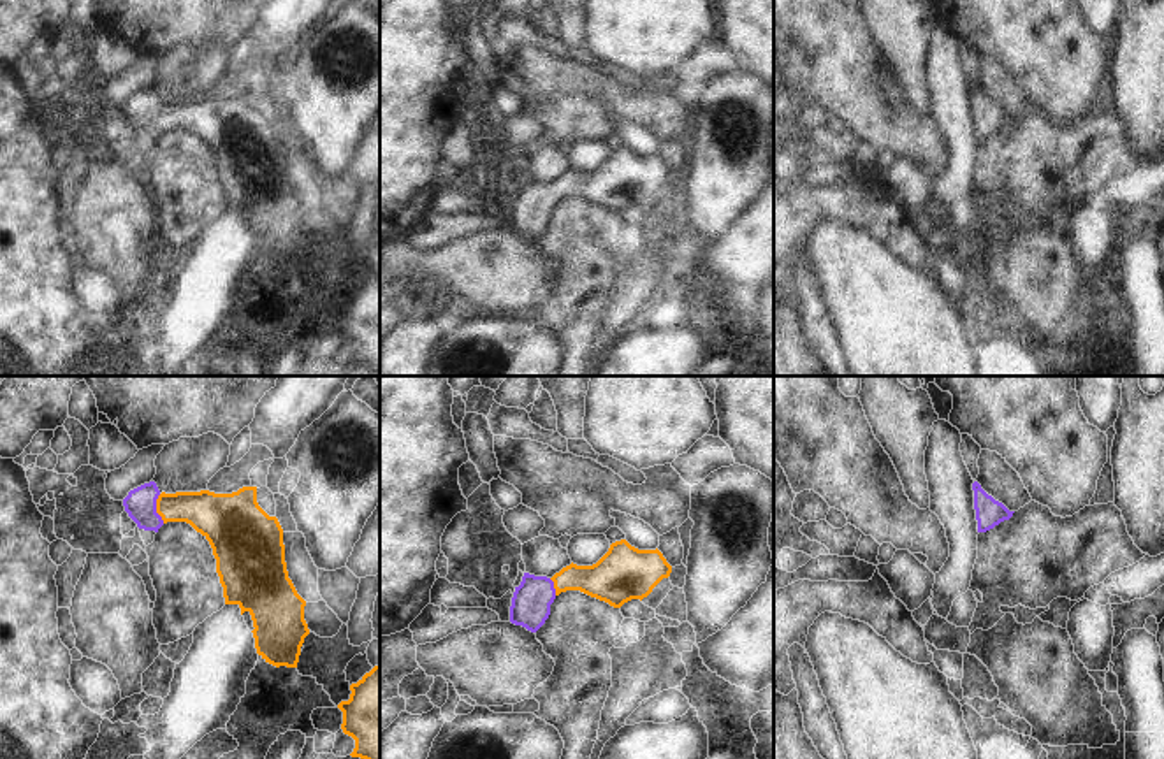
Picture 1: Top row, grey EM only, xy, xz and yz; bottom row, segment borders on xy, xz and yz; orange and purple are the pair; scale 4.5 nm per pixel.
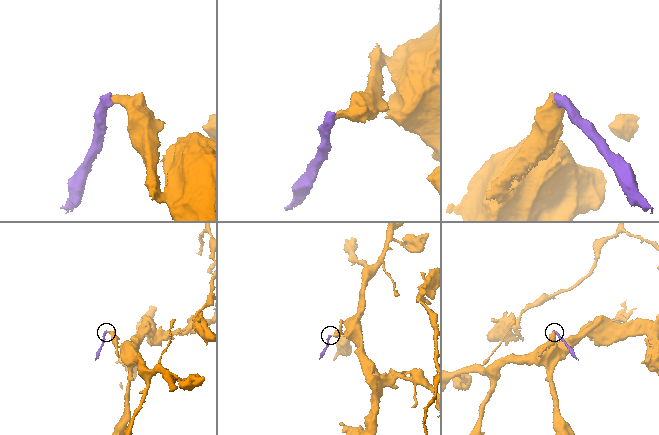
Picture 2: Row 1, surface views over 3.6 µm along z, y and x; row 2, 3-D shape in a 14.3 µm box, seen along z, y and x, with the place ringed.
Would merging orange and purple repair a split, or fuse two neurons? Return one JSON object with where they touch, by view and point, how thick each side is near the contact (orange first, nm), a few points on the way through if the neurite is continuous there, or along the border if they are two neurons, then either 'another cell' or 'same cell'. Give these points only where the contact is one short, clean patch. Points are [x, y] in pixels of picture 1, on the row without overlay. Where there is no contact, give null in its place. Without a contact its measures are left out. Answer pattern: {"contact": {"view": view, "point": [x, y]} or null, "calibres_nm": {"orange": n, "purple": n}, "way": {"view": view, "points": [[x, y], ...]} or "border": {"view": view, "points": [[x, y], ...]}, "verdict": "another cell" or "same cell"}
{"contact": {"view": "xy", "point": [157, 115]}, "calibres_nm": {"orange": 200, "purple": 140}, "way": {"view": "xy", "points": [[210, 120], [197, 115], [157, 115], [148, 115], [141, 109]]}, "verdict": "same cell"}

